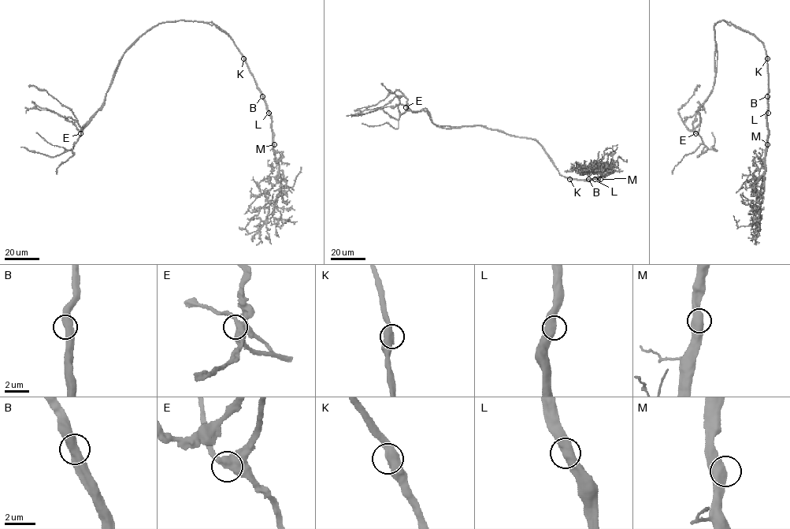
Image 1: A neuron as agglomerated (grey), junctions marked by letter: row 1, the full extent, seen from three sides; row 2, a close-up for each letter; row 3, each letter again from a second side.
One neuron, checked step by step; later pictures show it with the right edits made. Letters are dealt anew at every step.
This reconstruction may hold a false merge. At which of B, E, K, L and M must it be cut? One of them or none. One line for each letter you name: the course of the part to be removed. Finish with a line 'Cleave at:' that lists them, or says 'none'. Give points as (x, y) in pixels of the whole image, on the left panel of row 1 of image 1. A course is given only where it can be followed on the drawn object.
K: Course of the part to remove: (243, 58), (214, 24), (158, 24), (127, 48), (101, 108), (81, 130), (68, 107), (46, 91), (28, 87)
Cleave at: K

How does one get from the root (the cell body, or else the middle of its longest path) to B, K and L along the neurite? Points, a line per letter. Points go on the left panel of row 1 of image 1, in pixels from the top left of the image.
B: (209, 22), (231, 39), (262, 96)
K: (209, 22), (231, 39), (243, 58)
L: (209, 22), (227, 34), (235, 44), (268, 113)

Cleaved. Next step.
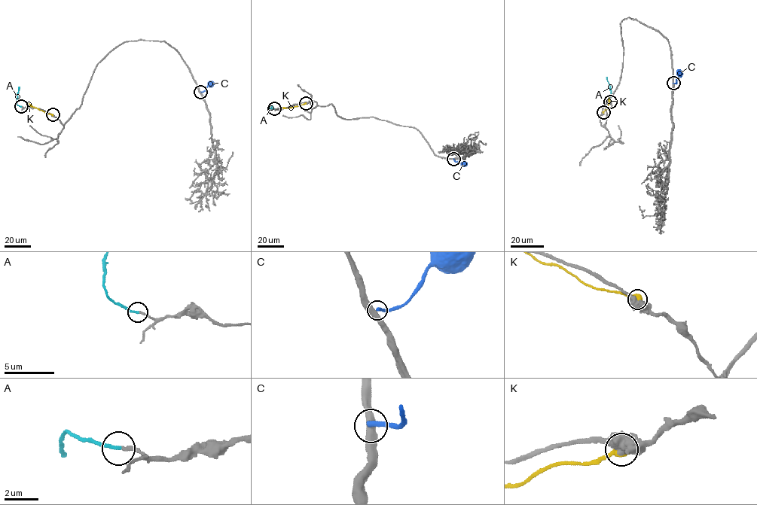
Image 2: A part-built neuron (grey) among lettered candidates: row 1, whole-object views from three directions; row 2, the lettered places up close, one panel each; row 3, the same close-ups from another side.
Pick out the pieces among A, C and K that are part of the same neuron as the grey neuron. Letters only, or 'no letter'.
A

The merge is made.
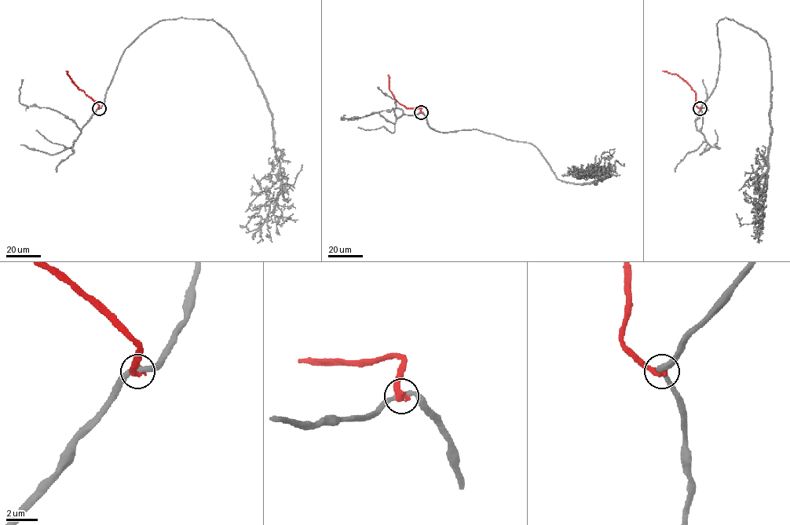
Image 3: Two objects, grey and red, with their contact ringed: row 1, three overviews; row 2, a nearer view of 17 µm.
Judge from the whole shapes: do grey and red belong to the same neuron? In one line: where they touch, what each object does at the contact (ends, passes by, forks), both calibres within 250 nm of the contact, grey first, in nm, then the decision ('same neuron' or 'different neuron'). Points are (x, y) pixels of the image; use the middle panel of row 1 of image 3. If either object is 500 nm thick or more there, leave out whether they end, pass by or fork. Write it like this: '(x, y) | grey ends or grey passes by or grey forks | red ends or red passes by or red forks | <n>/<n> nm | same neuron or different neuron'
(421, 112) | grey passes by | red ends | 320/440 nm | different neuron

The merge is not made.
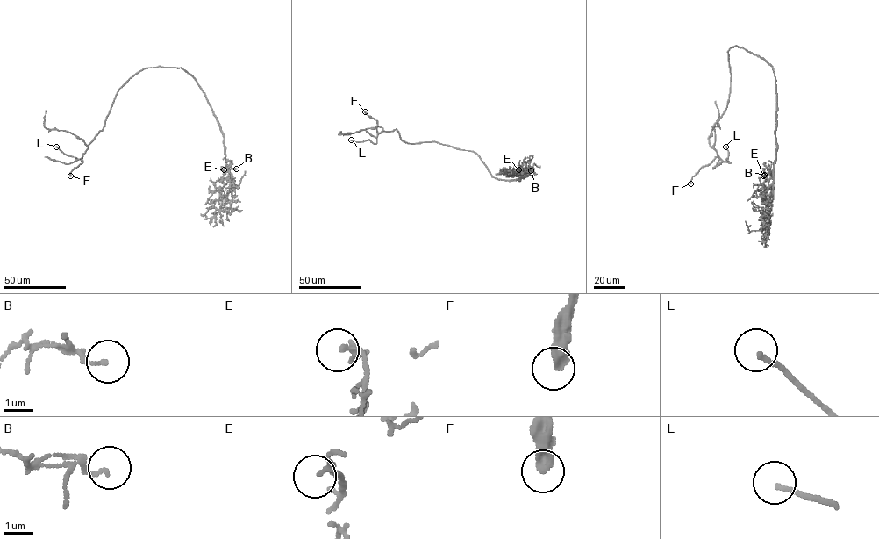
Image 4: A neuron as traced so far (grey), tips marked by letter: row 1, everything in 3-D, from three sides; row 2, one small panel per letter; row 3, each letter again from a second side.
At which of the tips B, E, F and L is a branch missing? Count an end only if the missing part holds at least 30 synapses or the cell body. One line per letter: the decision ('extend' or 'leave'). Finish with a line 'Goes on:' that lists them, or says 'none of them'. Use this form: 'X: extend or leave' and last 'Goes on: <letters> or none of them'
B: leave
E: leave
F: leave
L: leave
Goes on: none of them

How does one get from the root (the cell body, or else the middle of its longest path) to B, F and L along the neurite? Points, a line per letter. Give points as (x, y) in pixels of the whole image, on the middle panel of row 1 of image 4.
B: (468, 151), (475, 152), (490, 175), (498, 179), (519, 180), (525, 169), (531, 170)
F: (468, 151), (434, 141), (408, 143), (400, 138), (396, 129), (378, 133), (377, 121), (365, 111)
L: (468, 151), (434, 141), (408, 143), (396, 129), (382, 130), (375, 144), (368, 140), (351, 140)

